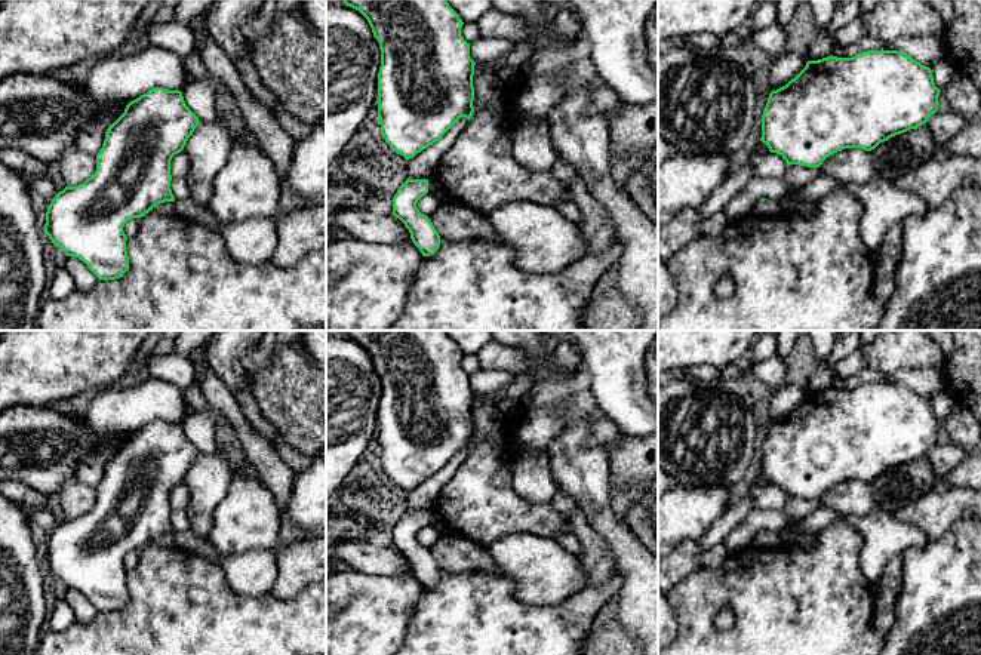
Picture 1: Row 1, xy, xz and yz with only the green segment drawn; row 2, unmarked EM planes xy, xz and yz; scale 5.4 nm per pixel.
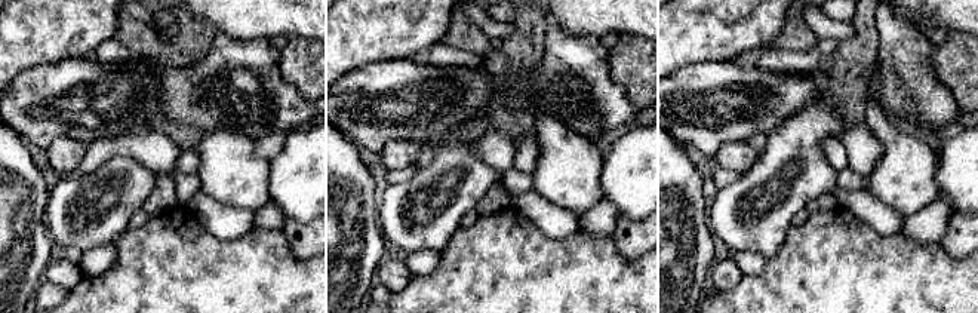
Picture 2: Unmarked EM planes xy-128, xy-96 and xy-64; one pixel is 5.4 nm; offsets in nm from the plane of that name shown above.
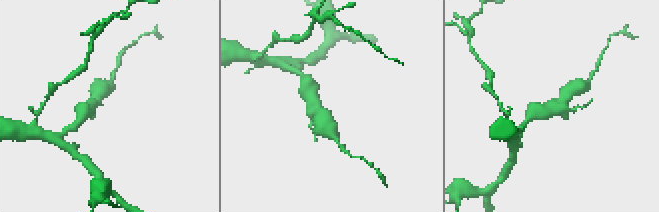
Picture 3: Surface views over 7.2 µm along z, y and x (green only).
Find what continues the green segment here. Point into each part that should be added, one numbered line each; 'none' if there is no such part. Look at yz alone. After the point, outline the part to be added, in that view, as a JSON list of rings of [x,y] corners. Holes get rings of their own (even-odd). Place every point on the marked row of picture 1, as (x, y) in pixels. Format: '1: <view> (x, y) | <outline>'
1: yz (769, 208) | [[[774,199],[759,200],[753,206],[753,215],[756,216],[775,216],[779,215],[779,203]]]

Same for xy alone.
none

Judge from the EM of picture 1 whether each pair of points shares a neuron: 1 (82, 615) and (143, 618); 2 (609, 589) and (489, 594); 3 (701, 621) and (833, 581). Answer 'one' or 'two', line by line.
1: two
2: one
3: one

